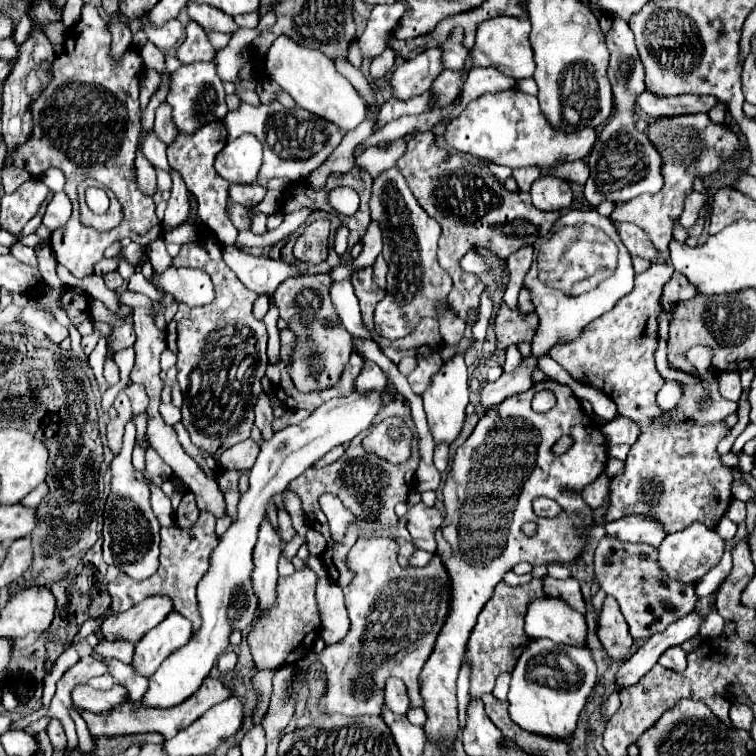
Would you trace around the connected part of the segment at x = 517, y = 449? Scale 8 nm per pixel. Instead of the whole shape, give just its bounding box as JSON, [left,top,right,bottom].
[421,382,607,750]

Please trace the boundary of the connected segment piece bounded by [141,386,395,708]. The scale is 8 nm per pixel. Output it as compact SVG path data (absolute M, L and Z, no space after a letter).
M387 386L383 392L367 392L367 394L349 394L345 398L333 398L321 404L307 420L295 426L287 426L279 430L269 442L261 442L261 452L257 456L255 466L249 470L249 492L241 494L237 504L239 518L235 524L227 528L221 536L213 556L209 572L197 586L199 614L203 618L203 626L183 648L173 652L161 668L149 678L149 690L141 704L151 708L171 708L187 700L197 692L201 682L207 678L209 670L217 662L217 658L229 646L229 634L233 630L245 630L255 620L257 598L251 586L251 552L257 542L257 528L265 516L265 508L273 496L281 494L287 484L303 474L305 468L313 466L319 458L323 458L333 446L341 446L353 440L359 432L371 426L371 420L377 416L379 408L387 404L395 394L393 386Z

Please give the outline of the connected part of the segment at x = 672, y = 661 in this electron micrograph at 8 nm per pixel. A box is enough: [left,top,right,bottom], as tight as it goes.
[659,646,687,672]

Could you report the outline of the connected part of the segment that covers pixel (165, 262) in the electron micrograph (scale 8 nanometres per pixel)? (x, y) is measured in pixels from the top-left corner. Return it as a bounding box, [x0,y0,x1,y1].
[147,239,172,274]

